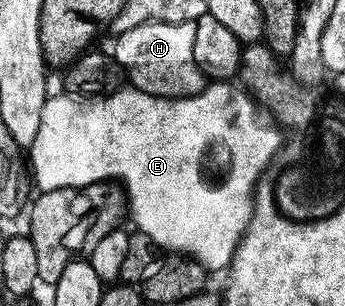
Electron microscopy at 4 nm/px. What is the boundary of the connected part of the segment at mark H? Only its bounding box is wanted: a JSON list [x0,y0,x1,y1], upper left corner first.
[114,22,199,99]

